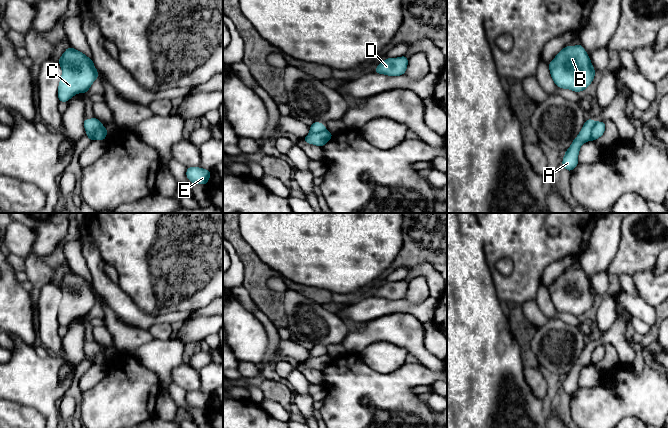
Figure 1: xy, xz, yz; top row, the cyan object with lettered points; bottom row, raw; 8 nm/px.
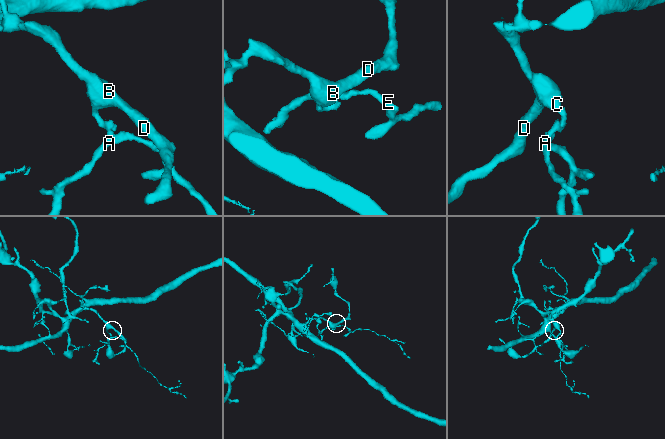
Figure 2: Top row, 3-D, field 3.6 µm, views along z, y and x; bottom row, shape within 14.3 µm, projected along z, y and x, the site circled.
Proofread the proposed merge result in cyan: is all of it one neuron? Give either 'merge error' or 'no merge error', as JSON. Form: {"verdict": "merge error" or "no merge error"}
{"verdict": "merge error"}

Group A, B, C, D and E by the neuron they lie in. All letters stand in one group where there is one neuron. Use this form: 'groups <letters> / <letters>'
groups A E / B C D

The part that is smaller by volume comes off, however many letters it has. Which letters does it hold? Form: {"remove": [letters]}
{"remove": ["A", "E"]}

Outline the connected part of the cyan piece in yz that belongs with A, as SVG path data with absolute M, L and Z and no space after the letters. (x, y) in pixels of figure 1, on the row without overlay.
M590 342L585 344L584 349L579 356L578 360L572 365L571 370L565 375L562 383L562 390L569 396L575 393L579 388L578 378L580 371L590 364L590 357L595 349L595 345Z

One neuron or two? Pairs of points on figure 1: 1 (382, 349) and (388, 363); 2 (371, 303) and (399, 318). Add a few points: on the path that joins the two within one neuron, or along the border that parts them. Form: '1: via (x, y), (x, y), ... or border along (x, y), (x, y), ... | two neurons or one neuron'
1: via (382, 352), (382, 355), (387, 360) | one neuron
2: border along (414, 315), (393, 312), (374, 318), (369, 322) | two neurons

